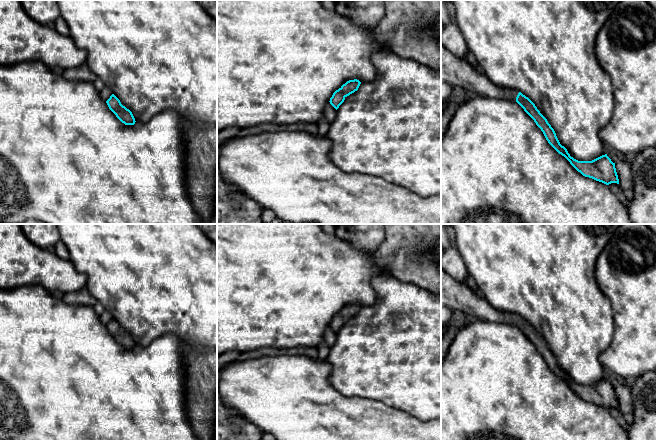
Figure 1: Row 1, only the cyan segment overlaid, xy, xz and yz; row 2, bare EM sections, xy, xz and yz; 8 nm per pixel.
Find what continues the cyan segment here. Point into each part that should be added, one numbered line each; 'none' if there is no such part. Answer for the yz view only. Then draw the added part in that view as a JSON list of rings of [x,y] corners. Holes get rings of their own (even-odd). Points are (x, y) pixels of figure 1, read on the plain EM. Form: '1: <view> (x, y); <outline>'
1: yz (458, 296); [[[441,267],[441,306],[449,306],[468,315],[471,319],[516,325],[519,315],[493,308],[485,298],[478,296],[467,285],[460,283],[447,275]]]

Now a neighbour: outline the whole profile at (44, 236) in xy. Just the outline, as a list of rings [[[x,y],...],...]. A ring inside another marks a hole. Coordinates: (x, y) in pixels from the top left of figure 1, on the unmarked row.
[[[20,224],[27,239],[39,248],[48,249],[60,239],[56,224]]]

